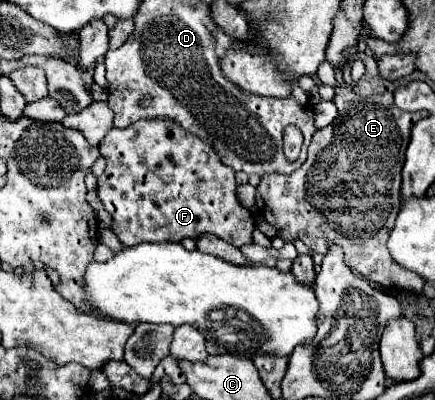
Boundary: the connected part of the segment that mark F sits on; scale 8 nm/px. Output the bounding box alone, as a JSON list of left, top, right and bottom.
[98,119,254,247]

